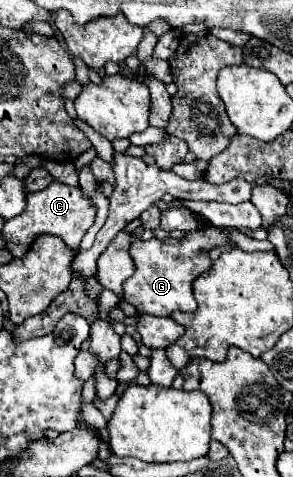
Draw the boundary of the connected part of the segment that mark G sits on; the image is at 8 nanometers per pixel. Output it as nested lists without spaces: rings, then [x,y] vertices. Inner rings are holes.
[[[204,227],[196,231],[188,231],[178,243],[164,243],[158,239],[142,241],[134,237],[132,243],[132,259],[136,265],[136,271],[130,279],[124,281],[124,299],[136,307],[140,315],[158,315],[168,317],[172,311],[196,311],[196,299],[192,293],[192,283],[202,273],[212,269],[212,261],[208,257],[210,249],[224,247],[232,243],[230,233],[218,227]]]

